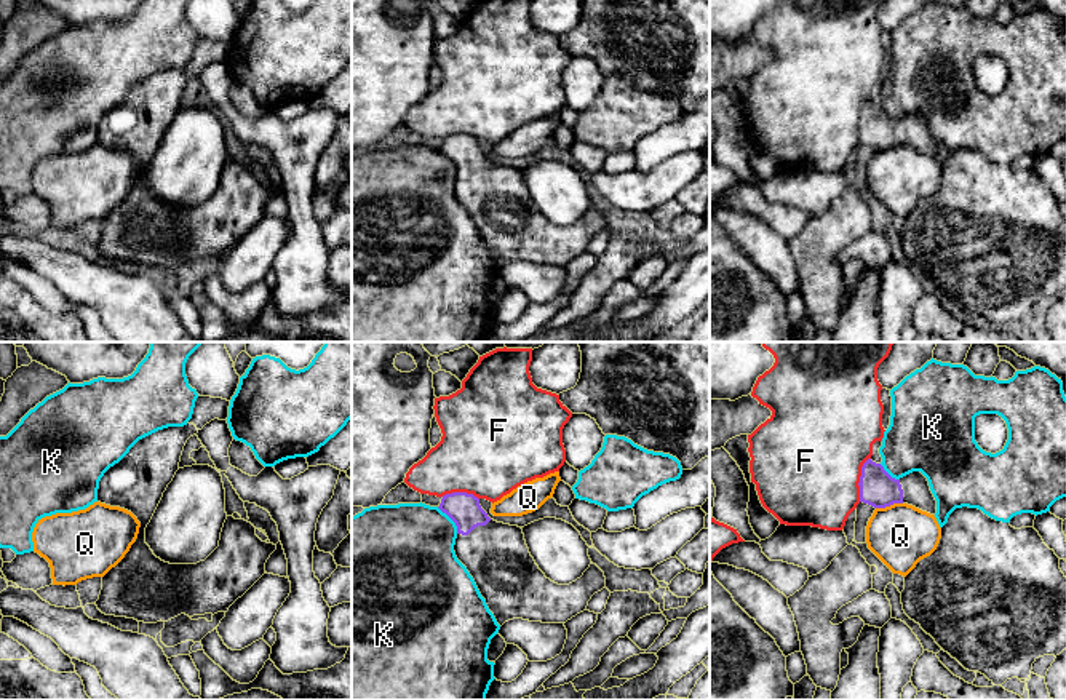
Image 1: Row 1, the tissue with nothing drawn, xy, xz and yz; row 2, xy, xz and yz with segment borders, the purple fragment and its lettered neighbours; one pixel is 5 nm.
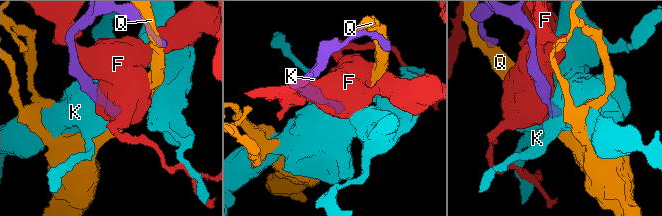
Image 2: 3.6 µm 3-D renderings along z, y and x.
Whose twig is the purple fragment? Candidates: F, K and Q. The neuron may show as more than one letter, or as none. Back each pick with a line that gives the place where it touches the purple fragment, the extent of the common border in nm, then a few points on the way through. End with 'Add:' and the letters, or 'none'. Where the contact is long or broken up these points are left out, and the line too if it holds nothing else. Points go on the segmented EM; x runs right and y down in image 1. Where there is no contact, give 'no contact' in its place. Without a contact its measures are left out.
Add: none

